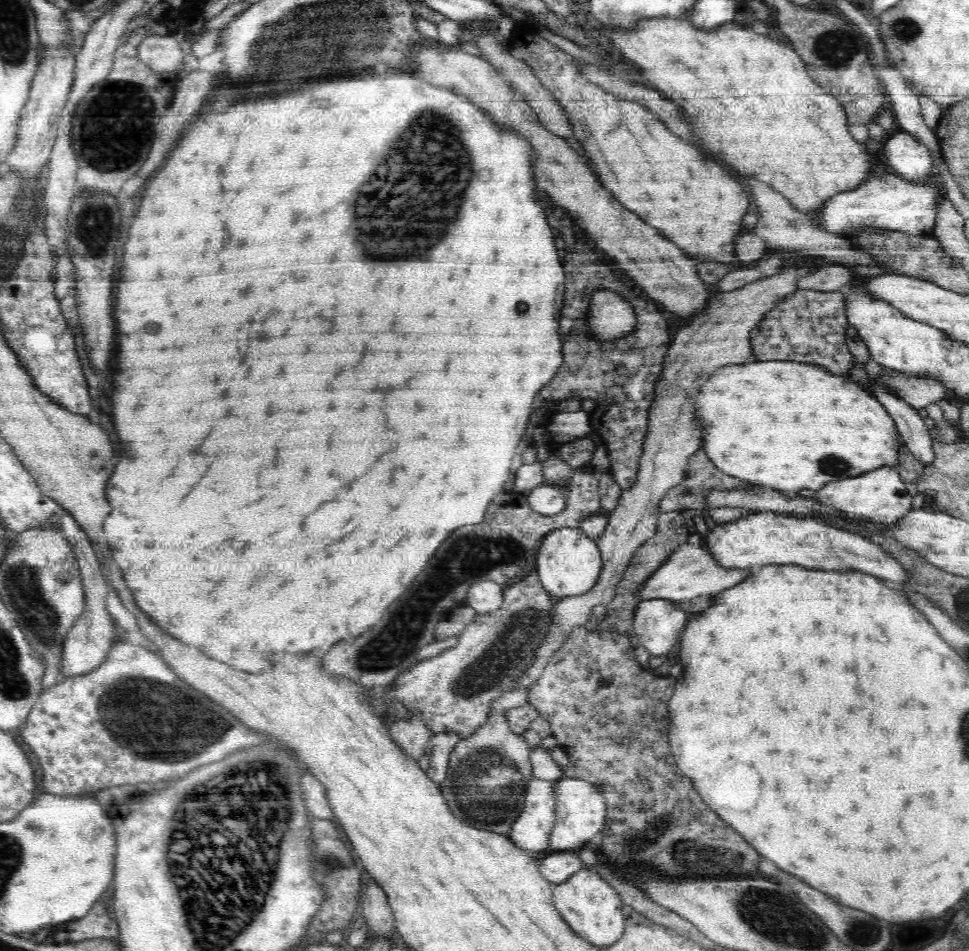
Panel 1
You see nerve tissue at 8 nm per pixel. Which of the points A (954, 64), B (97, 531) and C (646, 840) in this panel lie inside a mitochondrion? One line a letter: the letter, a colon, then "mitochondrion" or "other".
A: other
B: other
C: mitochondrion

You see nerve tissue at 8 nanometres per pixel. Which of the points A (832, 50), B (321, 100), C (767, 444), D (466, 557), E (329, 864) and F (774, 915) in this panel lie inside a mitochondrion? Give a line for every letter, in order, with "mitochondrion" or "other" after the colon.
A: mitochondrion
B: other
C: other
D: mitochondrion
E: mitochondrion
F: mitochondrion

